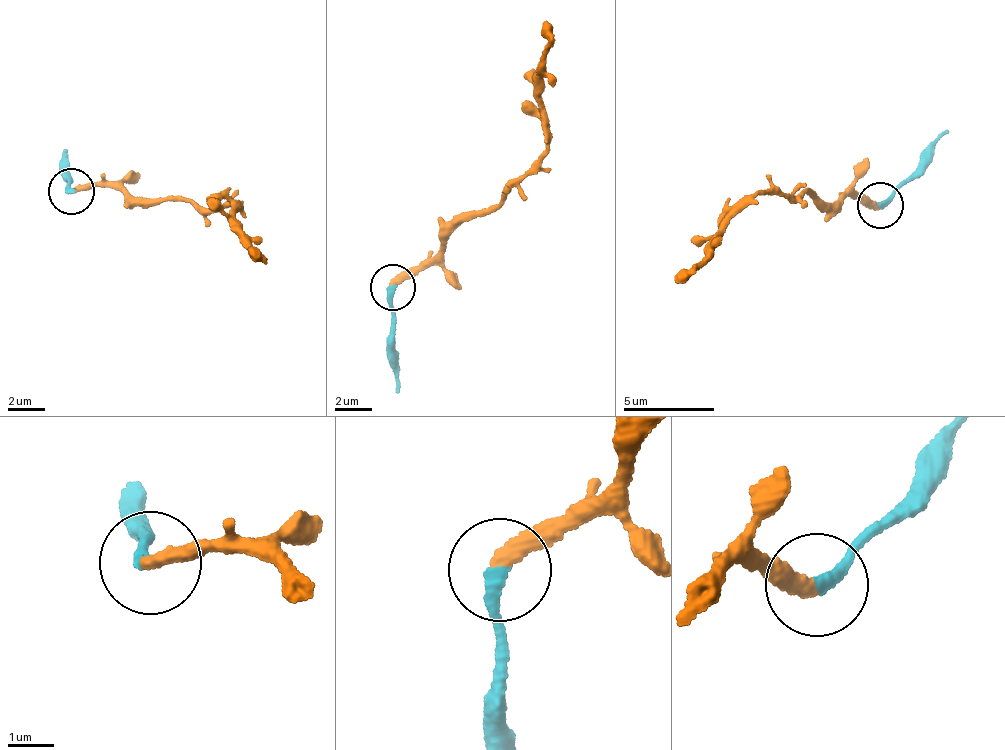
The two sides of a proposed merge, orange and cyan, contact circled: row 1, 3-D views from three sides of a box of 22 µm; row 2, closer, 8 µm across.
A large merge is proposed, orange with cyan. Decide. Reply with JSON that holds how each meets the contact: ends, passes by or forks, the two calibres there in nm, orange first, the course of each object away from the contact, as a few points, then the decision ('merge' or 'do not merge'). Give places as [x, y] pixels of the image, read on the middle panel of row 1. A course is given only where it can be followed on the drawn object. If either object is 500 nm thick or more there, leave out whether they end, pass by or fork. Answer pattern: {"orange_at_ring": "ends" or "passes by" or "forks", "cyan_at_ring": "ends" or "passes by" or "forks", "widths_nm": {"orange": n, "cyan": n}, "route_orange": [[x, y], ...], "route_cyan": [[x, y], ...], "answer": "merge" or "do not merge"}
{"orange_at_ring": "ends", "cyan_at_ring": "ends", "widths_nm": {"orange": 340, "cyan": 280}, "route_orange": [[393, 287], [433, 262], [459, 224], [492, 214], [512, 186], [536, 175], [547, 147], [536, 66], [547, 19]], "route_cyan": [[393, 287], [390, 335], [397, 360], [396, 392]], "answer": "merge"}

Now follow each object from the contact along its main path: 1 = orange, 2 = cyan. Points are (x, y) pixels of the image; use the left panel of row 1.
1: (73, 192), (111, 184), (145, 199), (179, 196), (206, 208), (241, 206), (234, 215), (244, 249), (254, 255)
2: (73, 192), (65, 176), (63, 150)

